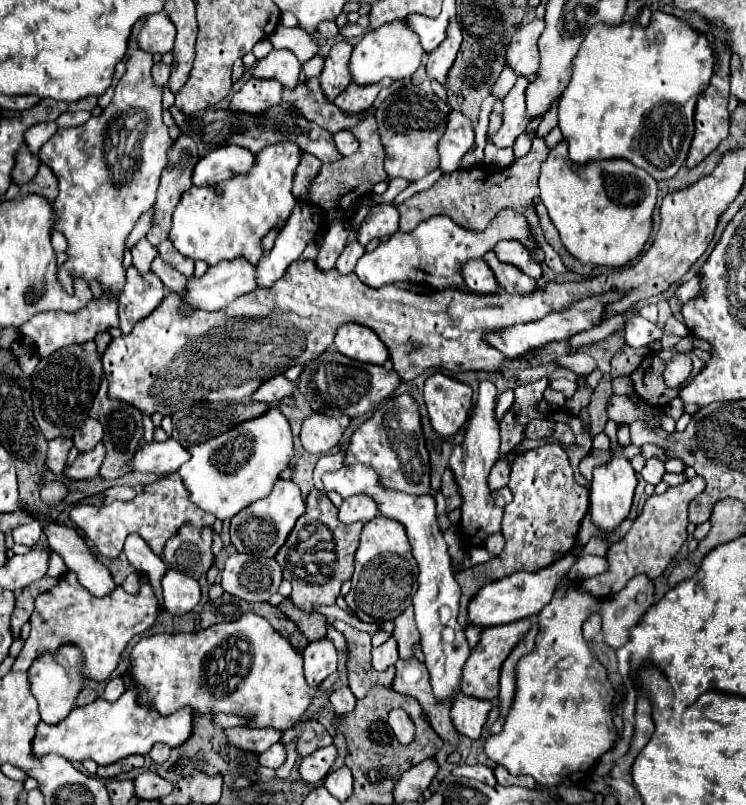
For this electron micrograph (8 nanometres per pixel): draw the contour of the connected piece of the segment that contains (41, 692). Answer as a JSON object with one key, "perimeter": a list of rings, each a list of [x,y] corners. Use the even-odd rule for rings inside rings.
{"perimeter":[[[61,647],[57,653],[45,653],[41,655],[29,669],[29,679],[31,679],[31,691],[39,703],[39,713],[41,721],[47,725],[57,725],[63,721],[71,709],[75,707],[75,699],[81,691],[81,683],[85,681],[81,673],[81,651],[77,647]]]}

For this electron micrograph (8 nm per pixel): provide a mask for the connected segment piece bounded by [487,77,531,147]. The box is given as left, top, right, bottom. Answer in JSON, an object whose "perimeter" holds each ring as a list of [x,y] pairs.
{"perimeter":[[[519,77],[513,89],[503,99],[503,125],[495,135],[491,135],[487,141],[491,141],[497,147],[511,147],[515,139],[525,131],[525,127],[531,123],[525,119],[525,89],[527,79]]]}

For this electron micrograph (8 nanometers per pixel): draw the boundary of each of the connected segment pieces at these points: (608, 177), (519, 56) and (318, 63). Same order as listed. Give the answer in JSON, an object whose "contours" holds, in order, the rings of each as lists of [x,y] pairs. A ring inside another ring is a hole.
{"contours":[[[[561,141],[547,157],[539,177],[541,201],[565,249],[583,265],[623,267],[645,247],[653,227],[657,181],[625,159],[573,165]]],[[[533,19],[527,25],[521,25],[511,39],[511,45],[505,51],[505,65],[511,67],[517,75],[533,75],[539,67],[537,37],[545,27],[543,19]]],[[[315,55],[313,59],[309,59],[309,61],[303,65],[303,73],[305,73],[307,77],[319,77],[321,69],[323,69],[323,57],[319,57],[319,55]]]]}

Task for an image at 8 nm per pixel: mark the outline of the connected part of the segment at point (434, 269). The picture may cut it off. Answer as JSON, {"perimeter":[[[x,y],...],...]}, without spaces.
{"perimeter":[[[503,209],[503,213],[495,215],[495,221],[481,231],[467,231],[459,225],[455,225],[449,217],[437,215],[427,221],[423,221],[415,231],[411,233],[395,233],[389,241],[379,243],[375,251],[365,251],[355,267],[355,275],[359,281],[363,281],[369,287],[383,287],[387,283],[399,283],[399,281],[411,281],[411,283],[427,283],[435,289],[447,289],[451,285],[463,285],[461,277],[461,265],[469,259],[483,257],[497,241],[501,239],[513,239],[517,237],[517,229],[523,229],[523,245],[531,251],[531,257],[541,265],[541,255],[537,249],[537,243],[529,237],[529,227],[525,223],[525,217],[521,213],[515,213],[513,209]]]}

